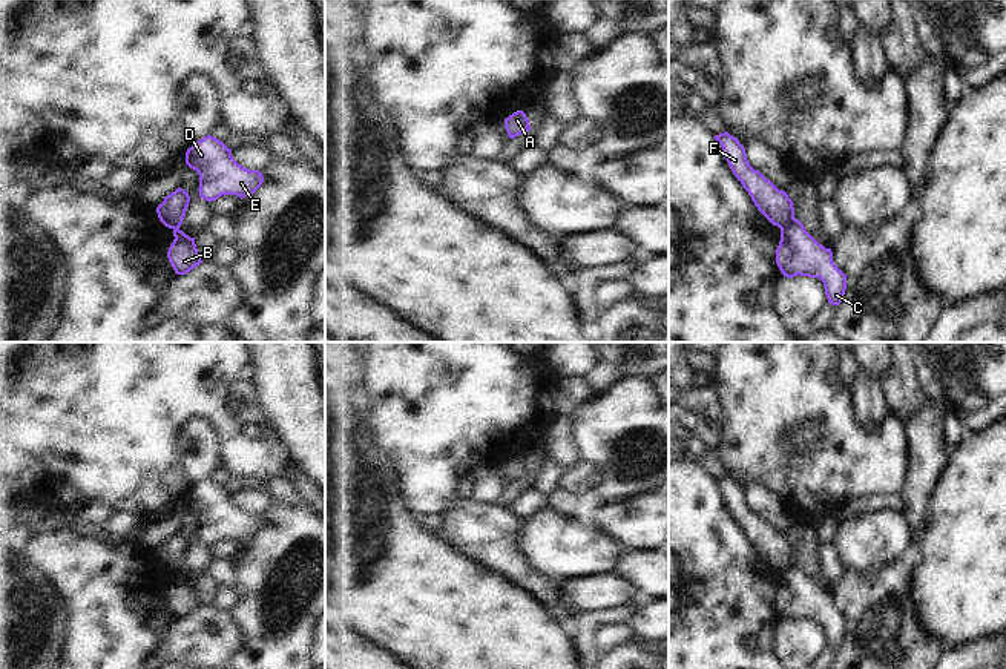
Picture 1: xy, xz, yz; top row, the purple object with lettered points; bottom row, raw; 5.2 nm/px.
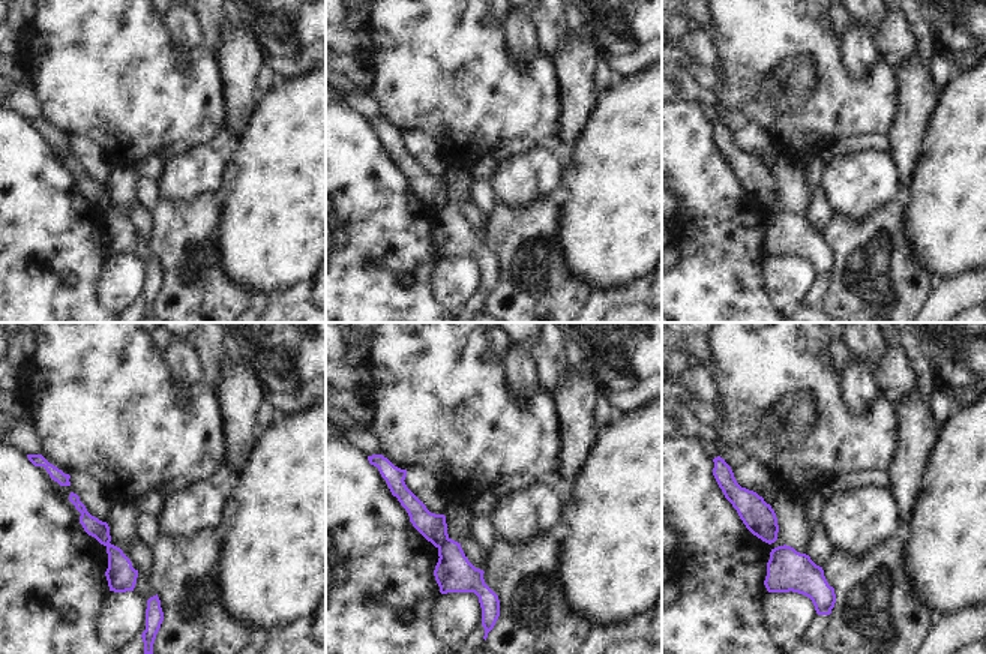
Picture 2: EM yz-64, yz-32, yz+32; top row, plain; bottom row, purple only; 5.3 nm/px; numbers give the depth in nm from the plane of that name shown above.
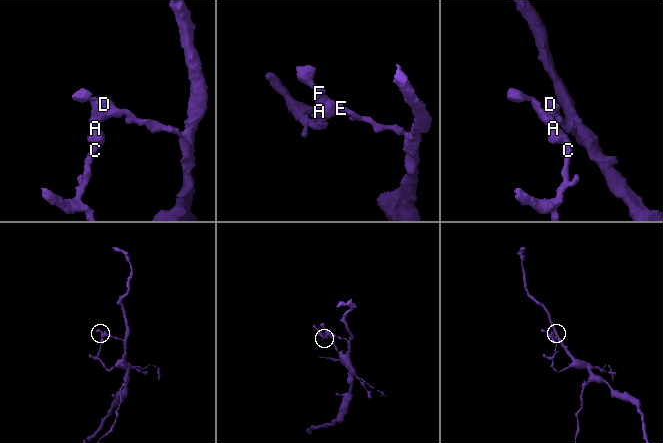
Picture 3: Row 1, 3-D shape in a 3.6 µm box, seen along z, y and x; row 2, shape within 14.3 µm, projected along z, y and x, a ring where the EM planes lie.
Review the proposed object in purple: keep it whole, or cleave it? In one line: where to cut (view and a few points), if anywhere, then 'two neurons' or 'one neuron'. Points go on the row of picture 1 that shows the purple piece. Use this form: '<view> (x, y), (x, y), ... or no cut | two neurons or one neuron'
yz (795, 218), (781, 229) | two neurons

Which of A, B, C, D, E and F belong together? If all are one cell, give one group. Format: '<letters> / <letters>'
A B C / D E F

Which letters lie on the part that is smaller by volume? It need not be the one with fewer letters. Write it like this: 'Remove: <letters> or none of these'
Remove: A, B, C

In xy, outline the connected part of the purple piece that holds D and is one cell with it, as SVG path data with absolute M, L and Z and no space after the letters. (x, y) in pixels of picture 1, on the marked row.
M212 135L187 149L186 164L198 172L199 196L209 203L222 195L236 195L242 199L253 195L264 183L259 170L248 170L238 164L232 149Z

